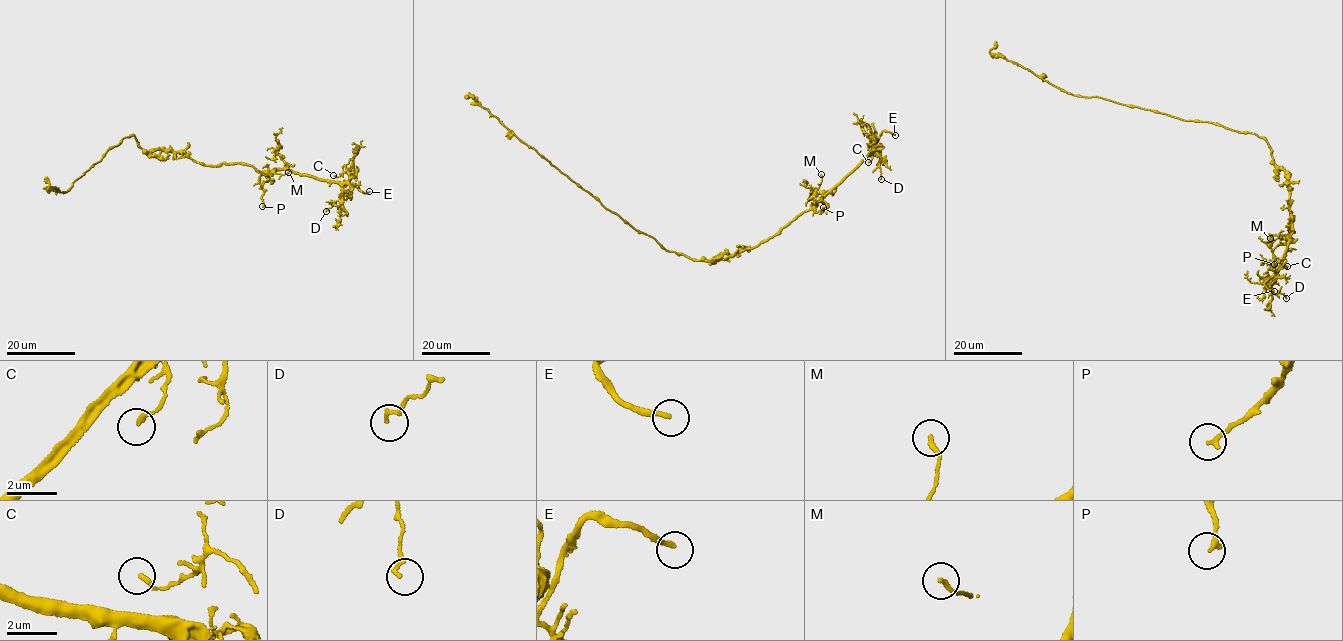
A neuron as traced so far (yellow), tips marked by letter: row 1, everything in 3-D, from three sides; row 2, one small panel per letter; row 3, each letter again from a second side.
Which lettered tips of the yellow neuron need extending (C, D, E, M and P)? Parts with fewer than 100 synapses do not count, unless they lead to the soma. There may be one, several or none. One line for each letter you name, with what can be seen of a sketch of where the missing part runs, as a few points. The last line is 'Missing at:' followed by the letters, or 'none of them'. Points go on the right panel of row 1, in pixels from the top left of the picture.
E: (1274, 291), (1290, 298), (1306, 297), (1323, 306), (1326, 304)
Missing at: E

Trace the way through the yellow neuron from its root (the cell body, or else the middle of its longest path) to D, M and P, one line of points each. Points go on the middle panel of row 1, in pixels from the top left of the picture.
D: (675, 252), (709, 262), (733, 256), (765, 242), (823, 199), (874, 151), (880, 159), (881, 179)
M: (675, 252), (709, 262), (733, 256), (765, 242), (813, 205), (821, 174)
P: (675, 252), (709, 262), (726, 258), (780, 233), (806, 211), (814, 208), (817, 212), (823, 211), (823, 207)

